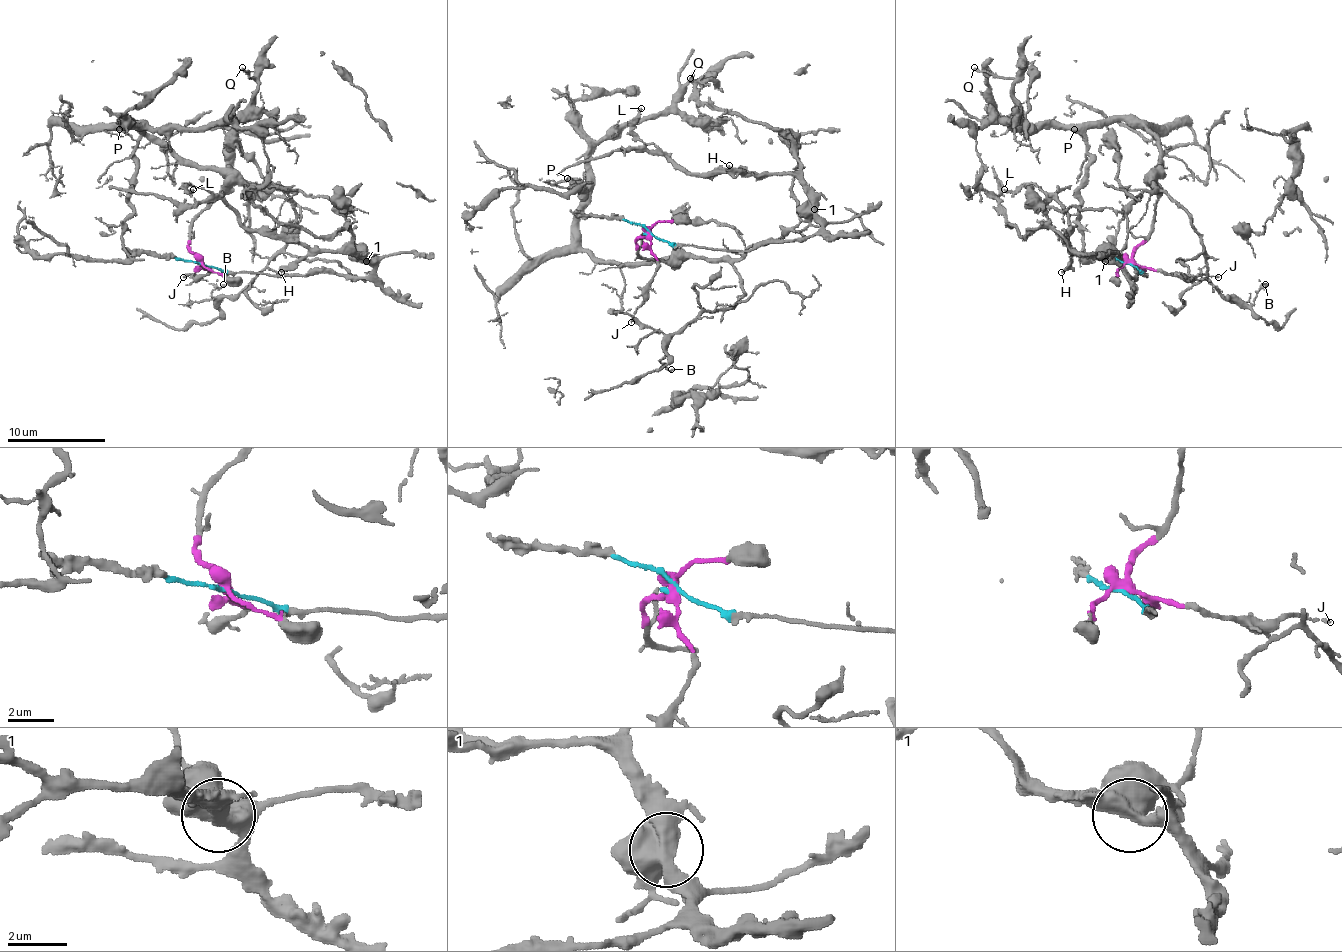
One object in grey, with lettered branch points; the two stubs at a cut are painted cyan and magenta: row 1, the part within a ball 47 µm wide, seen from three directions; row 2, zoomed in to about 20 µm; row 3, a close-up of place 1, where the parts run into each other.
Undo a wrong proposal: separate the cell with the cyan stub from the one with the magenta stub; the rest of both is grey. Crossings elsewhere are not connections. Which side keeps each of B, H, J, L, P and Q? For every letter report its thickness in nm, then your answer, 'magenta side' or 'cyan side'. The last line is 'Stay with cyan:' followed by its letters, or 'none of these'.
B: 160 nm thick; magenta side
H: 300 nm thick; cyan side
J: 100 nm thick; magenta side
L: 180 nm thick; cyan side
P: 160 nm thick; magenta side
Q: 180 nm thick; magenta side
Stay with cyan: H, L

